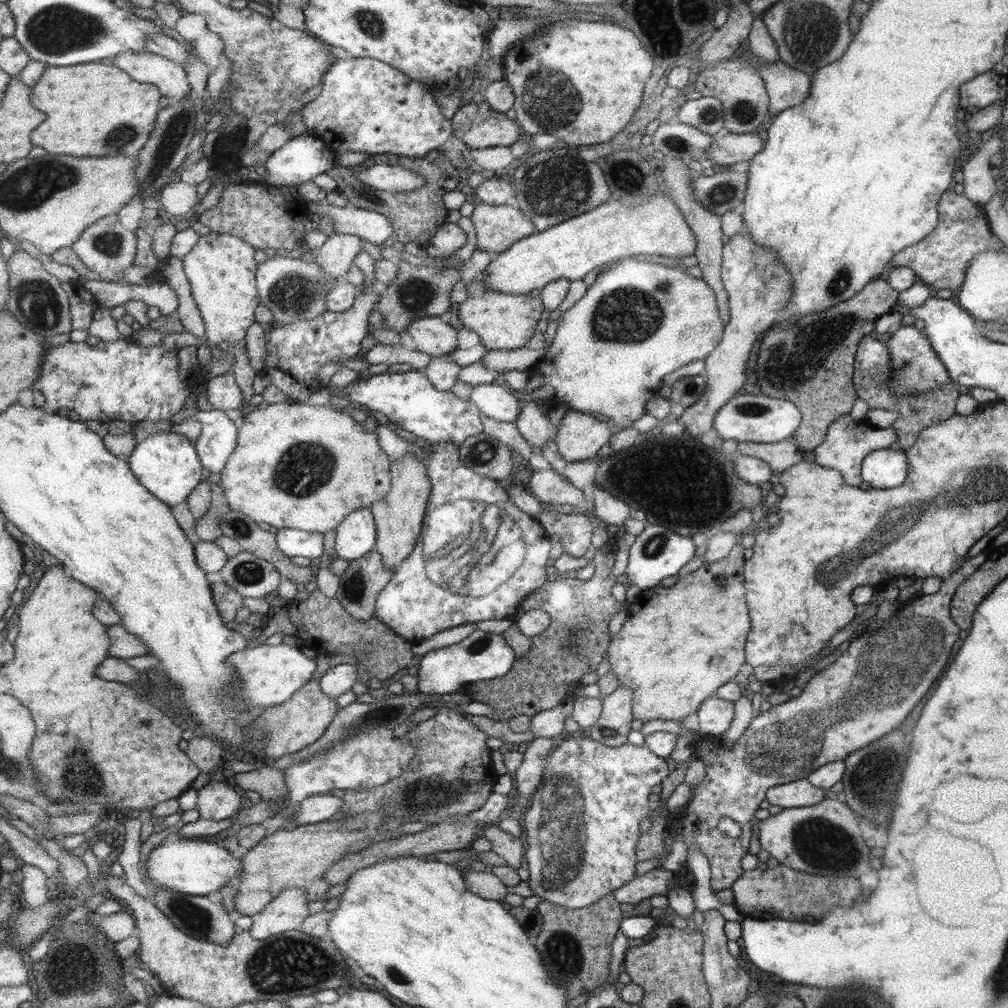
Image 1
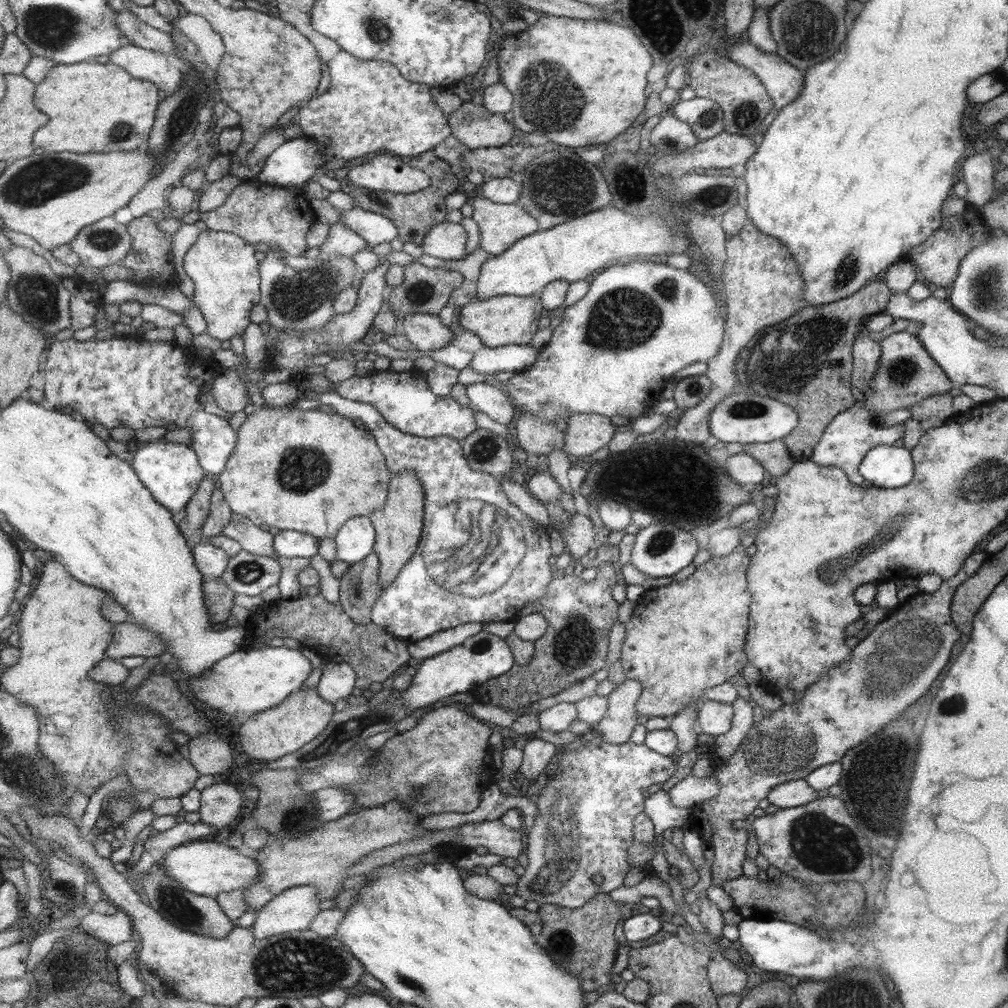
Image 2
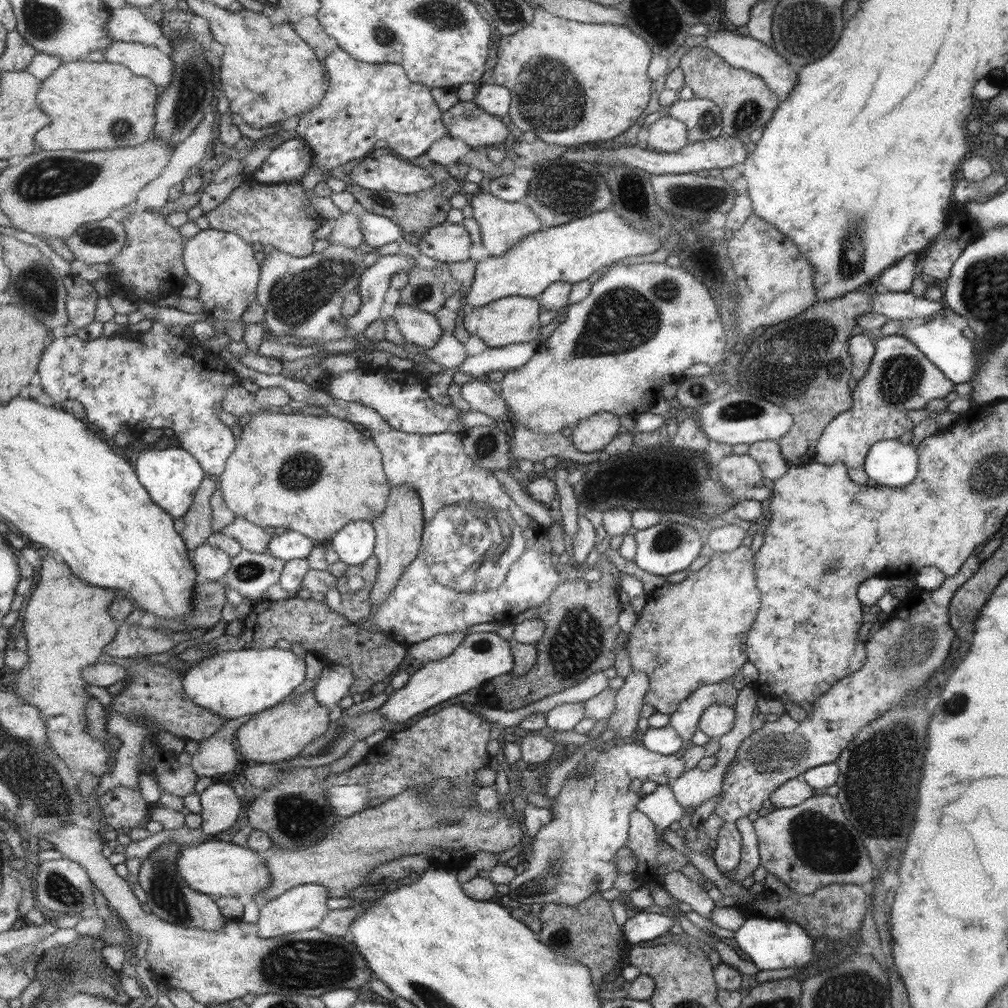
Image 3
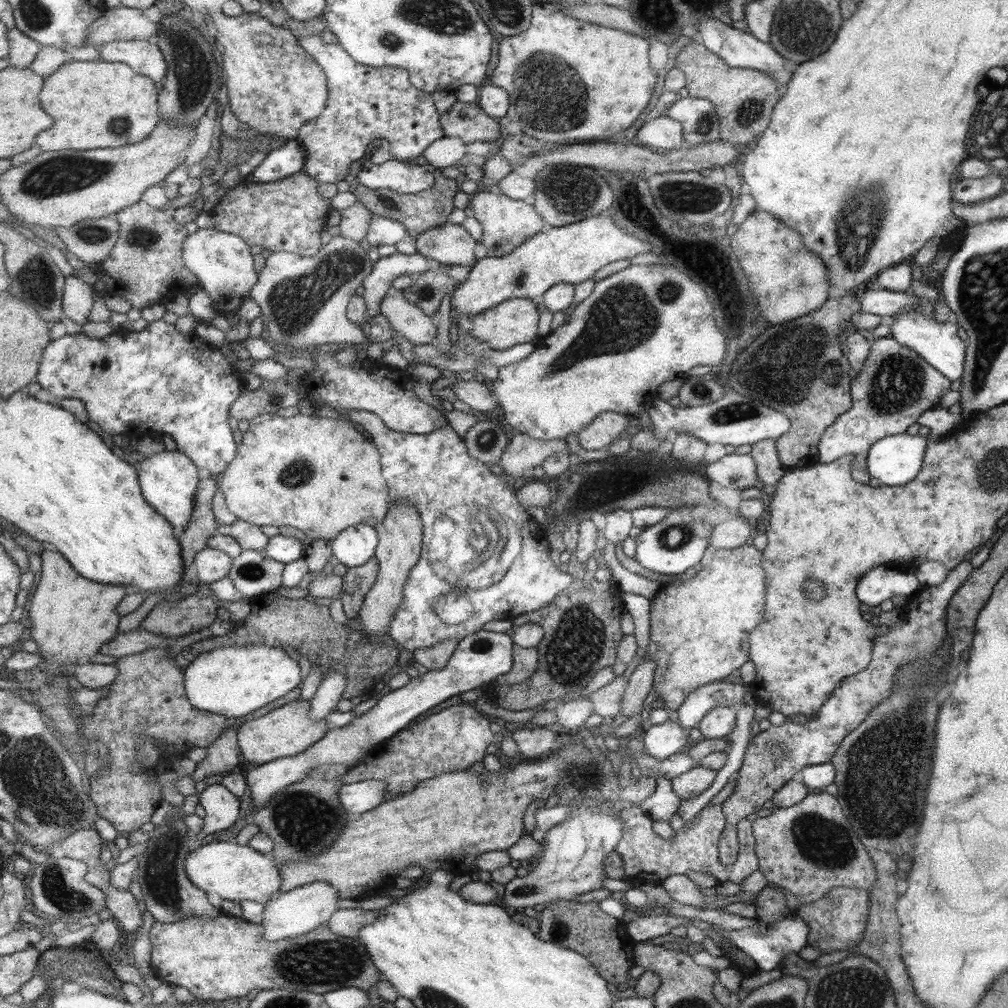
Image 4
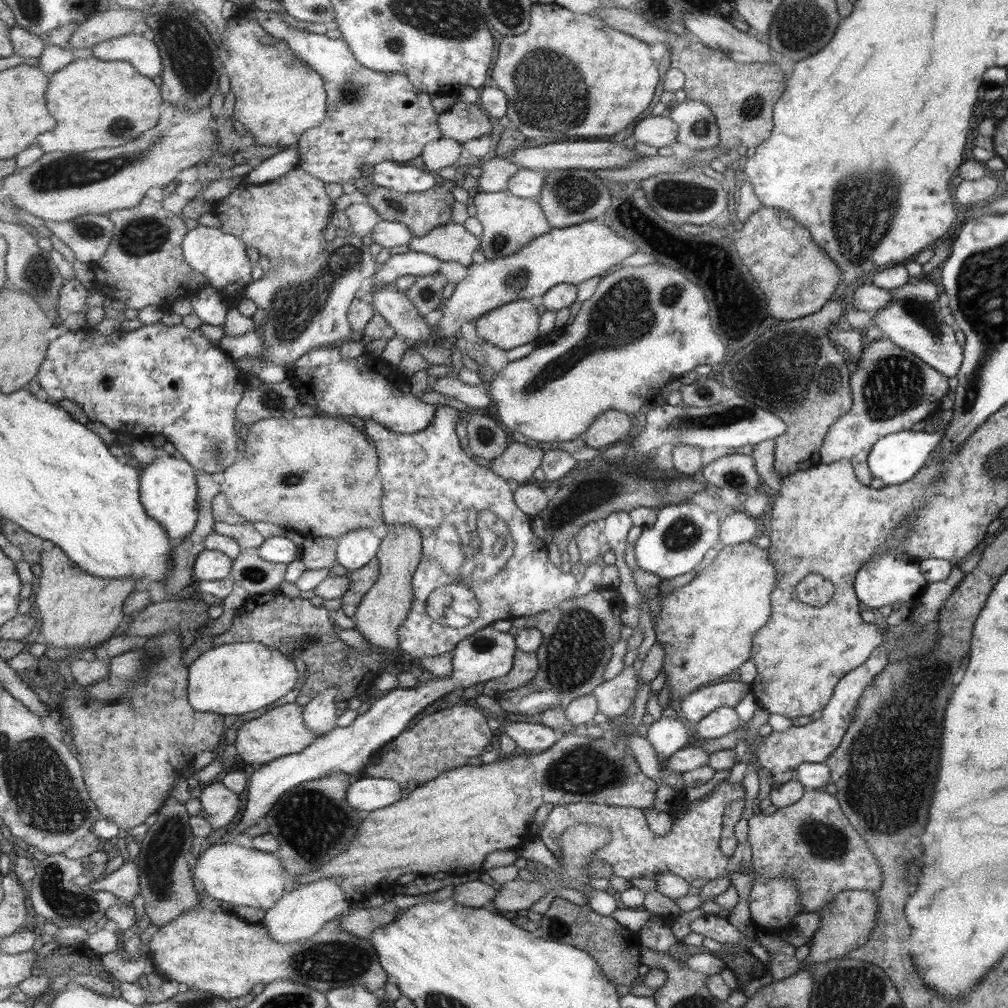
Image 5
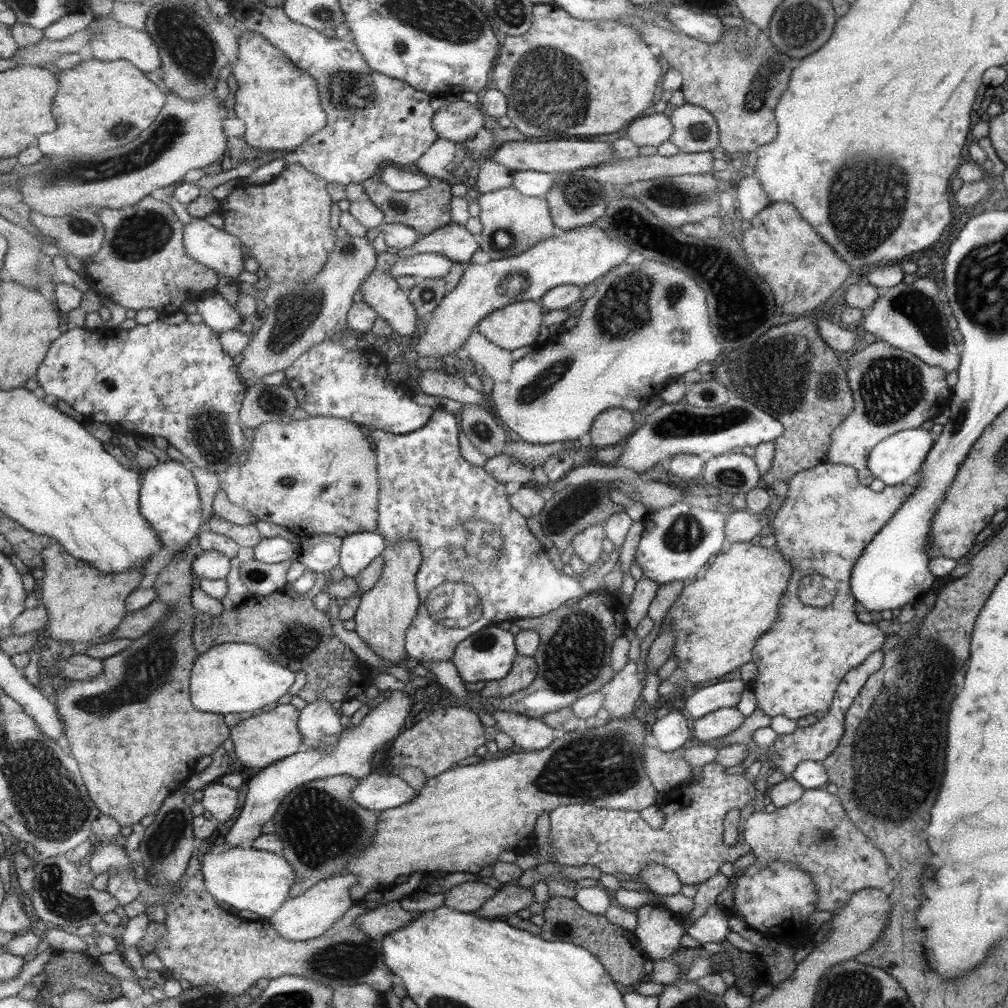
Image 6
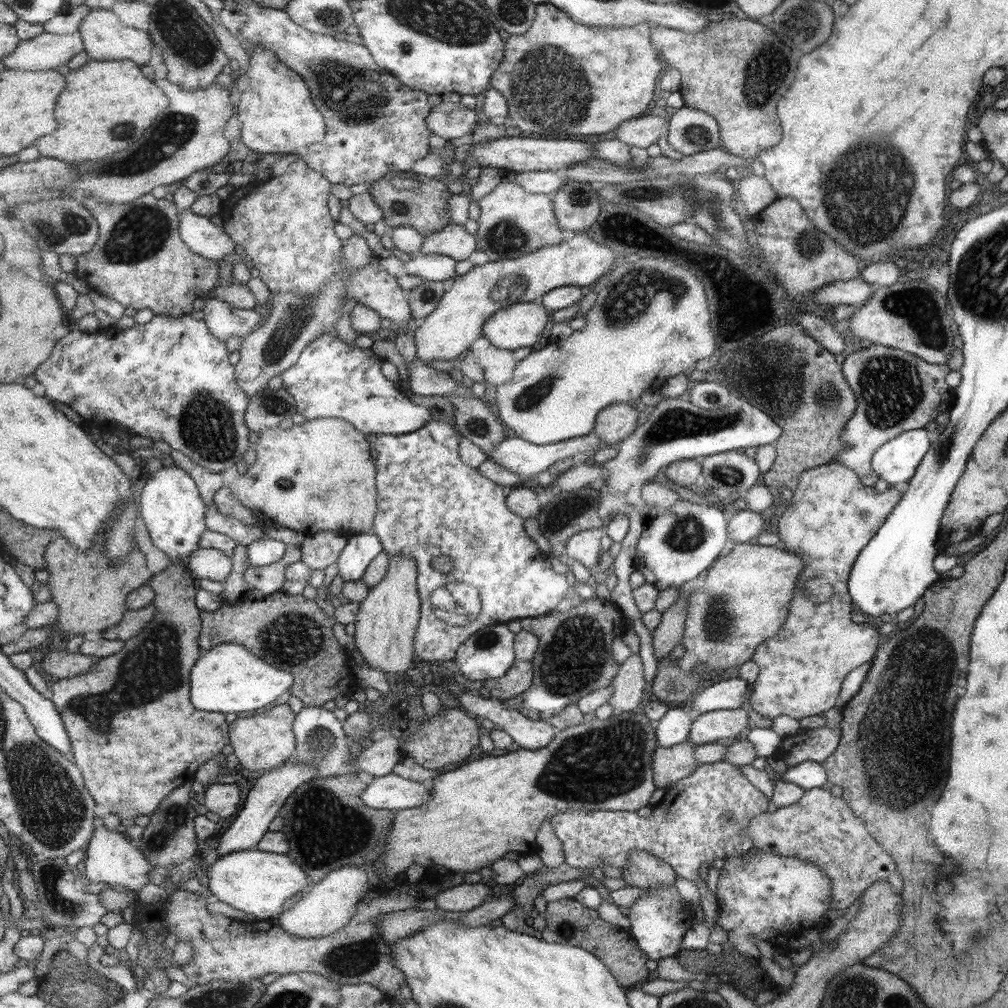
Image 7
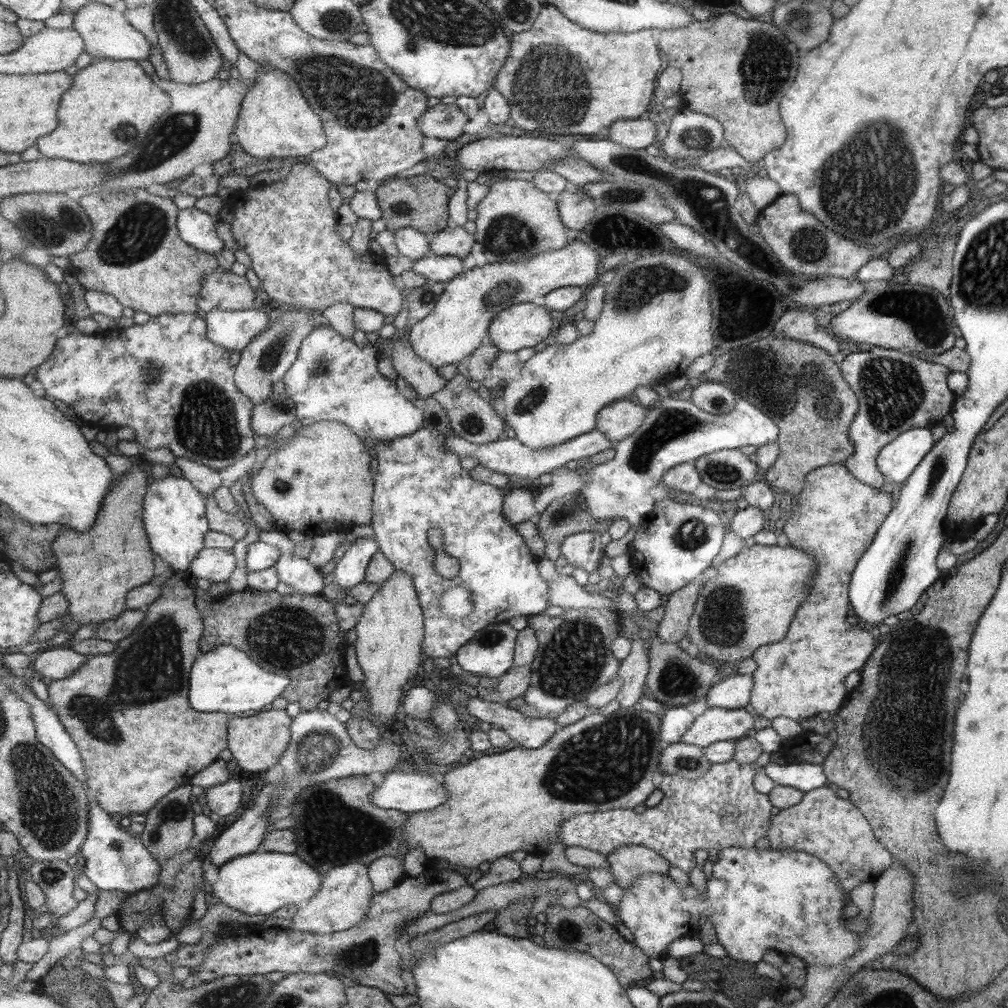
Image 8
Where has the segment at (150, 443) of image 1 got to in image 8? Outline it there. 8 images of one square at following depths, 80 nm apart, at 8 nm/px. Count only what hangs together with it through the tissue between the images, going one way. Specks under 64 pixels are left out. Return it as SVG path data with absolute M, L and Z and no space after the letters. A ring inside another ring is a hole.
M170 475L153 481L144 504L144 523L154 554L168 564L169 570L189 574L194 559L206 547L206 536L210 531L206 496L183 476Z

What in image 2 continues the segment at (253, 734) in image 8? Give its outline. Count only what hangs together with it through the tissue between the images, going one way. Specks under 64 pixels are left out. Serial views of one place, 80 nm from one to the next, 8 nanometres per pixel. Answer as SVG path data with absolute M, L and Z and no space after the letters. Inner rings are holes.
M318 687L297 689L280 705L251 715L239 728L239 739L244 752L257 760L275 761L297 752L315 740L335 716L333 703L321 698Z

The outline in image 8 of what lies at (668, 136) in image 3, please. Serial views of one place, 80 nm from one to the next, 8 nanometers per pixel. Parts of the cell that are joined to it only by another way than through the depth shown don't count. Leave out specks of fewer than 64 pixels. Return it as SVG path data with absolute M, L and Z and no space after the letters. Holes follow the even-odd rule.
M617 119L606 131L607 139L623 148L645 149L653 142L655 124L649 120Z

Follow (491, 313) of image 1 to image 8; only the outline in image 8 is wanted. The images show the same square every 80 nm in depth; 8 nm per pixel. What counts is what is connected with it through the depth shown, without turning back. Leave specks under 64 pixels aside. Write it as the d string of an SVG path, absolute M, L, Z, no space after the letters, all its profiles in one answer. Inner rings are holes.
M532 303L509 306L493 319L487 340L501 352L513 352L521 348L535 348L537 342L547 340L551 332L551 318L547 308Z

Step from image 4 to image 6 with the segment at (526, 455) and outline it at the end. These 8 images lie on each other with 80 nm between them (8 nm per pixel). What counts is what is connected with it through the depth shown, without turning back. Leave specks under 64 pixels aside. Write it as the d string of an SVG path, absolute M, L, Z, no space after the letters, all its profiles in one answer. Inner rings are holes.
M501 454L486 460L482 464L482 469L492 475L497 482L517 482L520 485L532 480L533 466L528 464L519 464L513 461L509 454Z

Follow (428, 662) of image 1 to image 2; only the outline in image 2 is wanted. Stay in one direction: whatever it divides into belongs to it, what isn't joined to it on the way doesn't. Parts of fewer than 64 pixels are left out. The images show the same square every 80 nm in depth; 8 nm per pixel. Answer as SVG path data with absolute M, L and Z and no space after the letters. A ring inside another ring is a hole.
M479 631L466 638L461 644L431 658L422 660L419 668L411 676L409 686L399 691L398 700L406 706L406 712L429 706L451 694L470 692L475 685L485 683L508 672L515 664L512 649L504 639Z

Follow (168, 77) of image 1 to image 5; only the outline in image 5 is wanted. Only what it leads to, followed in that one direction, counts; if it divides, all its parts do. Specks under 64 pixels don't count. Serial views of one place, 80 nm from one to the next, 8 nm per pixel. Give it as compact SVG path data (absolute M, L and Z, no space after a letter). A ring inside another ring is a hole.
M131 33L112 38L91 47L93 56L105 62L130 62L141 74L149 78L160 76L164 62L160 46L147 40L141 33Z

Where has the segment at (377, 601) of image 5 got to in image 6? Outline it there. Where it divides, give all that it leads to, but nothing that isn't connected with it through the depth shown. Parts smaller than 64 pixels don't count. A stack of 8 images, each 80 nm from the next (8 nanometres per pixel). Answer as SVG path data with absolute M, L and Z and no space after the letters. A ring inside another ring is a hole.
M402 538L396 544L389 542L382 557L385 559L383 576L375 588L362 596L353 622L358 636L379 658L397 664L405 658L405 637L419 609L415 583L422 561L419 543L413 538Z

